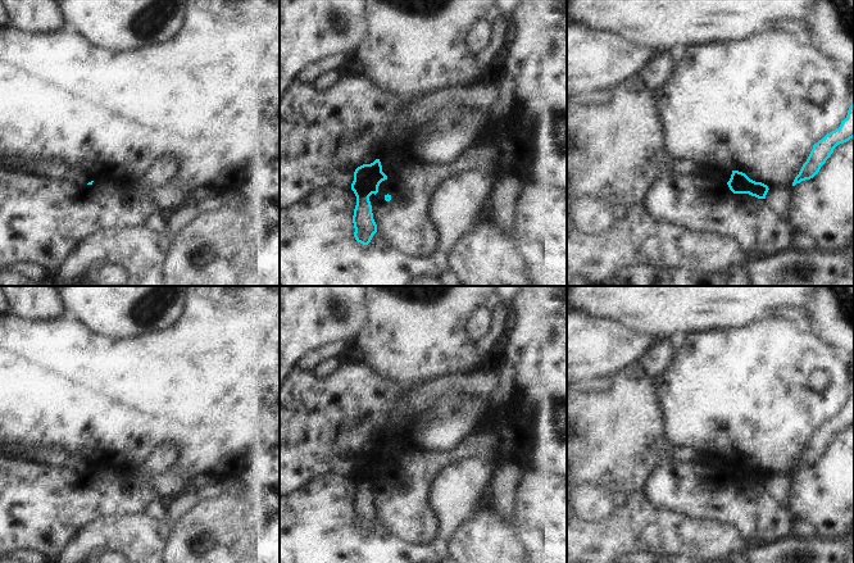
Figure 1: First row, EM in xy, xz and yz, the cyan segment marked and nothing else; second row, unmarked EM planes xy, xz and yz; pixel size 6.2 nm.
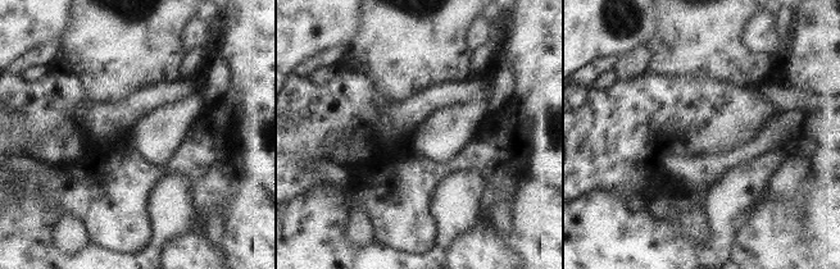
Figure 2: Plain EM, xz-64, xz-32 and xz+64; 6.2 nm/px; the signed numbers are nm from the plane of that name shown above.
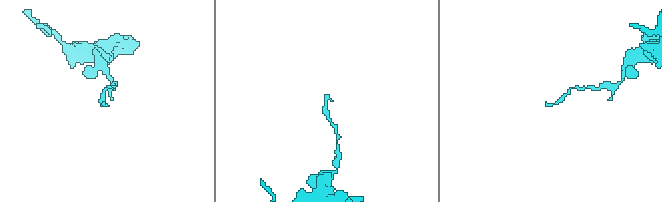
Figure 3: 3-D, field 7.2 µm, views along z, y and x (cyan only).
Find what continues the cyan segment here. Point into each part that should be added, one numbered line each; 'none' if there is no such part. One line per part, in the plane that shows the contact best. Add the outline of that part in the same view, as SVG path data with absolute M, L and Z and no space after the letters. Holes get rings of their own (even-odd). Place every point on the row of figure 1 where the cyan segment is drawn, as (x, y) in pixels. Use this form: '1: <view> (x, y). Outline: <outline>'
none

